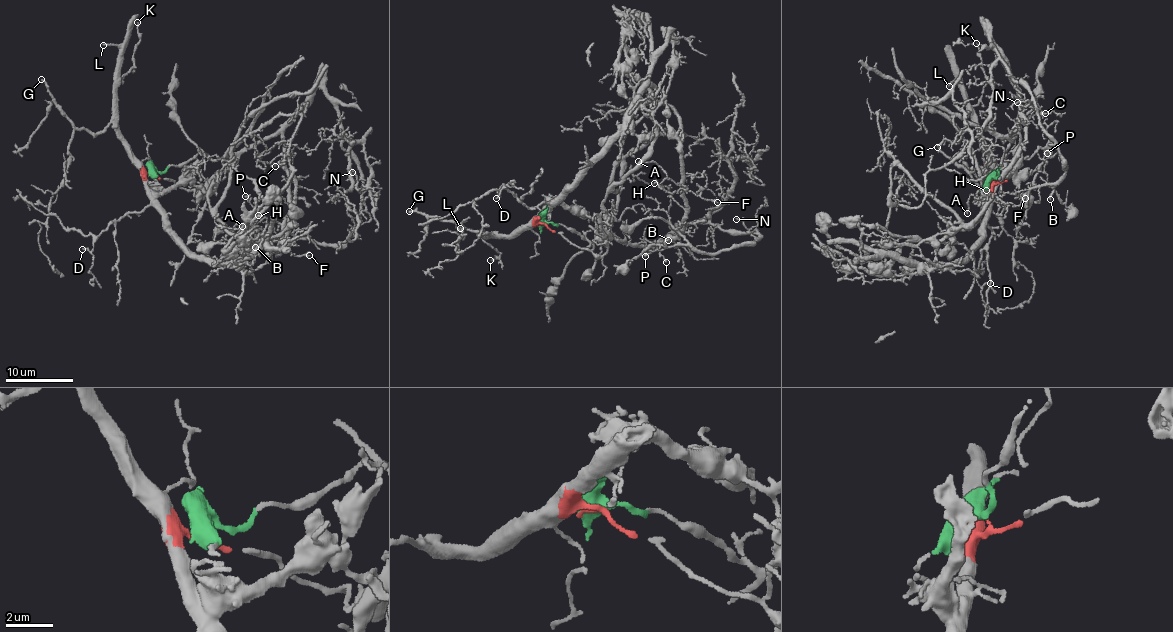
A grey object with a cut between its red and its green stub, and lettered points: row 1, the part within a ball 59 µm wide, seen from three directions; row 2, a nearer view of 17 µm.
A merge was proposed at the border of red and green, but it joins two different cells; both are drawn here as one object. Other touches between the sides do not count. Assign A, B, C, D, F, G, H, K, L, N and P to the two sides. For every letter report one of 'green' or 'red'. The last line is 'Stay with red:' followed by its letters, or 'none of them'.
A: green
B: green
C: green
D: red
F: green
G: red
H: green
K: red
L: red
N: green
P: green
Stay with red: D, G, K, L

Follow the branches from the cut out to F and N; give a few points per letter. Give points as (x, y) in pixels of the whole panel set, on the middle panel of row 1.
F: (540, 224), (574, 228), (585, 239), (616, 234), (641, 246), (657, 244), (682, 227), (682, 184), (718, 202)
N: (540, 224), (574, 228), (585, 239), (616, 234), (650, 247), (684, 225), (699, 221), (747, 232), (736, 219)

